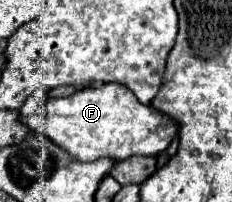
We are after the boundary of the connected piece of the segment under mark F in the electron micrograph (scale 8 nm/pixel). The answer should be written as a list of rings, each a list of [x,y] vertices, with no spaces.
[[[100,84],[66,98],[48,98],[40,114],[20,116],[20,122],[32,134],[44,134],[56,146],[62,146],[72,160],[80,162],[98,158],[120,162],[132,156],[156,156],[168,148],[178,130],[176,122],[140,104],[134,92],[122,84]]]

